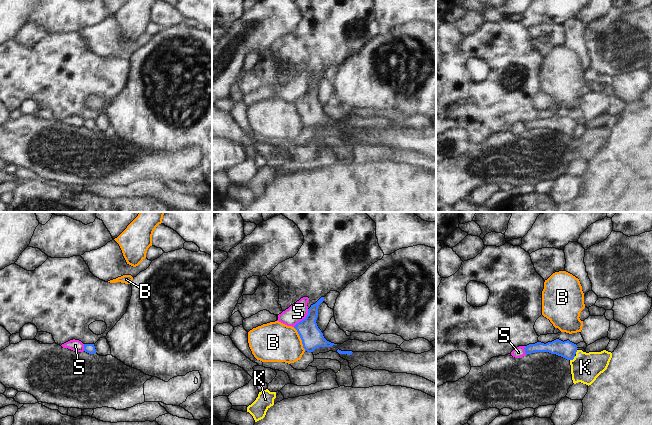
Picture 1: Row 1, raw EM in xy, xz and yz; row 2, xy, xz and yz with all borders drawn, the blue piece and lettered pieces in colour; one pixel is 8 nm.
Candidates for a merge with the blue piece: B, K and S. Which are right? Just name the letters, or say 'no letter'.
no letter

